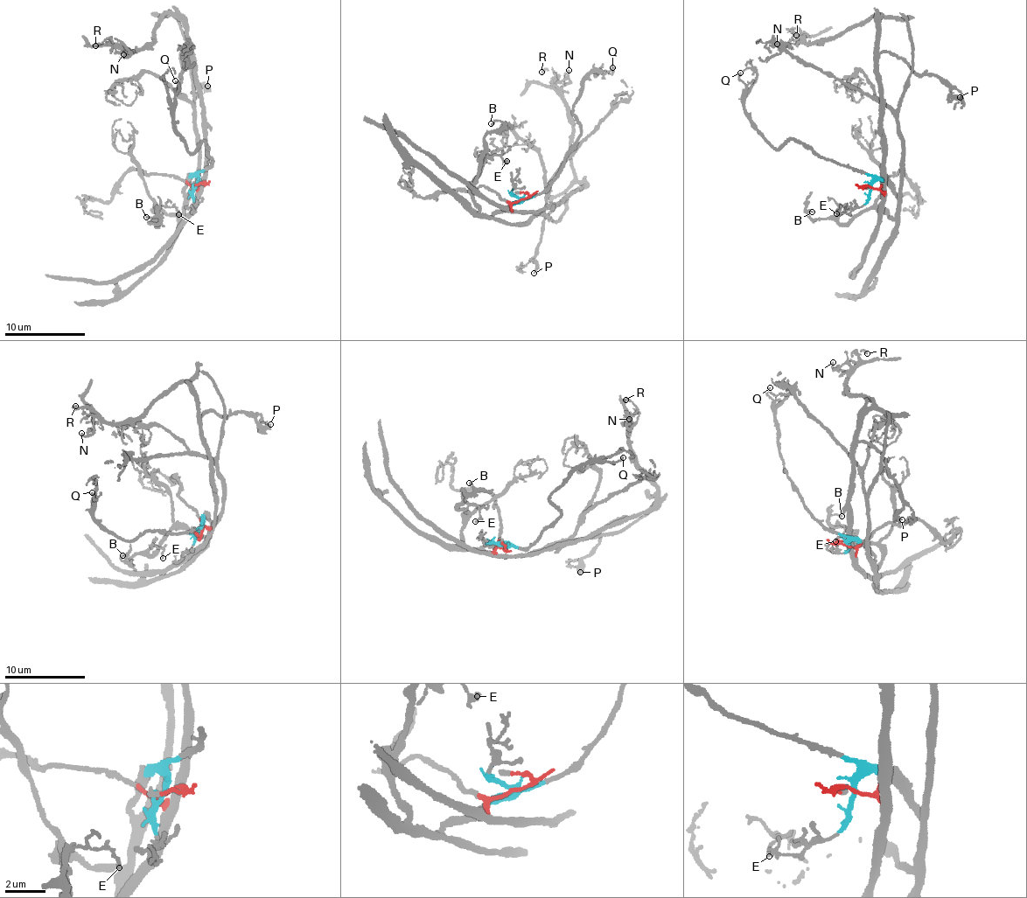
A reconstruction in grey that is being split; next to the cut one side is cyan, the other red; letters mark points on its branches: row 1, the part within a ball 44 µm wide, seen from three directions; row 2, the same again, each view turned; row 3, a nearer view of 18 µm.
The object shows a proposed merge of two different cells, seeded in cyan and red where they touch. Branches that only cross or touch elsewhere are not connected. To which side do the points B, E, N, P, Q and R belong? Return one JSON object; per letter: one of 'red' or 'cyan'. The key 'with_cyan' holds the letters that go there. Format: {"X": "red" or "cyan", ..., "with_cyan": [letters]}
{"B": "cyan", "E": "cyan", "N": "red", "P": "red", "Q": "cyan", "R": "red", "with_cyan": ["B", "E", "Q"]}

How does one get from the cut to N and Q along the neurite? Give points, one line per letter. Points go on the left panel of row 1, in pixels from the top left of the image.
N: (199, 184), (203, 97), (185, 23), (163, 14), (154, 41), (136, 49), (123, 44), (123, 53)
Q: (199, 184), (199, 172), (209, 169), (211, 163), (206, 142), (191, 154), (174, 118), (178, 88), (176, 80)

